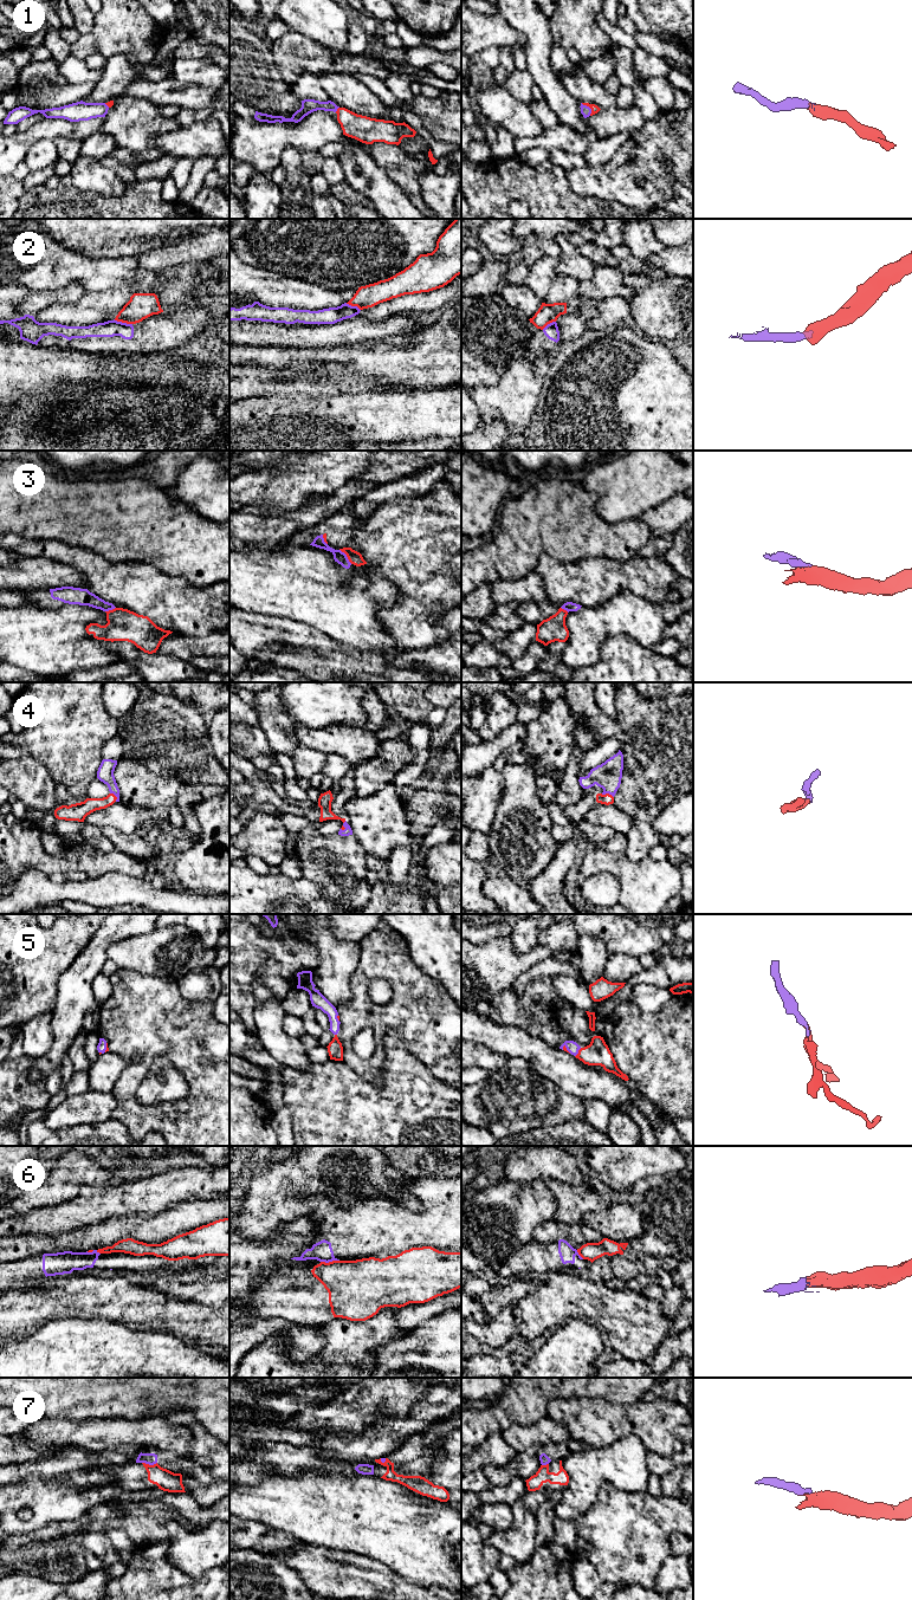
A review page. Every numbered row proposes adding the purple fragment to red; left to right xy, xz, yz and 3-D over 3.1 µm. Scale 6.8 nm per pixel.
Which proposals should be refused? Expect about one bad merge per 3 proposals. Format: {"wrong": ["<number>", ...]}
{"wrong": ["2", "3", "6", "7"]}

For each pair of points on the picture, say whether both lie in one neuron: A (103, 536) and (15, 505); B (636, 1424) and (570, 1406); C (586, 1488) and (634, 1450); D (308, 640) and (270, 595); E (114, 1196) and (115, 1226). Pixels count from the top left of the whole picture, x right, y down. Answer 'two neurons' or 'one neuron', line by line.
A: one neuron
B: one neuron
C: one neuron
D: two neurons
E: two neurons

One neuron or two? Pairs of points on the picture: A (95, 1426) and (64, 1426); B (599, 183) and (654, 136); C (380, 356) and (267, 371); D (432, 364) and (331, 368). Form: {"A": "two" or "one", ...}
{"A": "one", "B": "one", "C": "one", "D": "one"}

